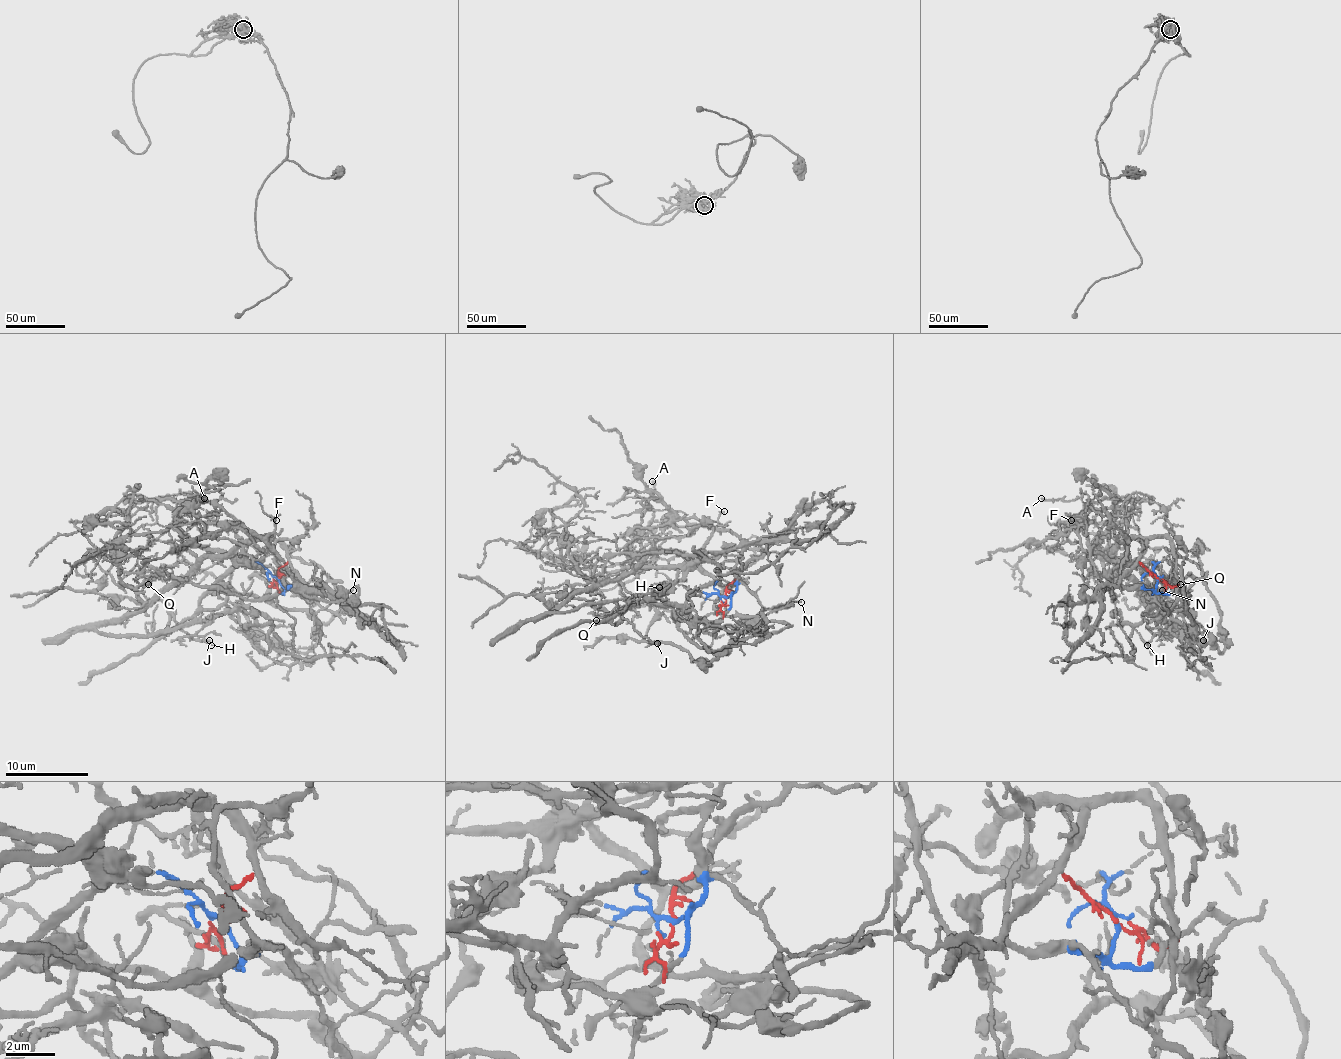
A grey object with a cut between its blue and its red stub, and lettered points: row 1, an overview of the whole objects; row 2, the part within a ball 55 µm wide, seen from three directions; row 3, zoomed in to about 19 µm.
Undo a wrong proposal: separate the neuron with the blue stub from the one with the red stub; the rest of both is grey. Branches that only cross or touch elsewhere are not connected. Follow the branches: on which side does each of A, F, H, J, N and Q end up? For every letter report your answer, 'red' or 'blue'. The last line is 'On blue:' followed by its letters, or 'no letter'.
A: red
F: blue
H: red
J: red
N: blue
Q: red
On blue: F, N

